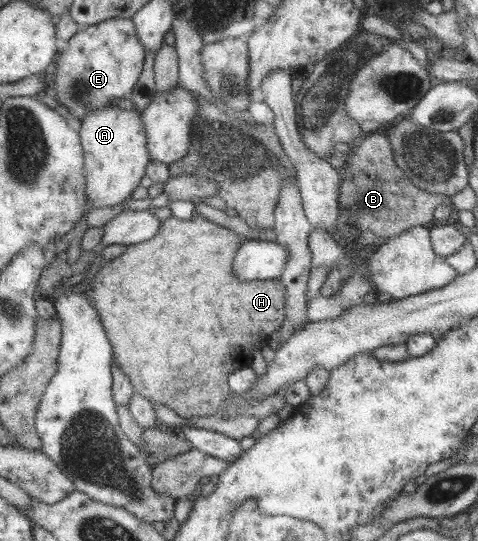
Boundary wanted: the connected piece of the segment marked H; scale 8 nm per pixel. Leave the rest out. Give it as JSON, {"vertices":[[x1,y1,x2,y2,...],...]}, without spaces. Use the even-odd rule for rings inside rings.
{"vertices":[[197,213,191,216,189,221,181,221,170,216,164,222,161,222,155,237,135,245,126,246,127,248,118,258,101,264,97,273,92,276,90,279,92,284,91,297,93,298,93,305,95,305,94,308,103,325,103,330,106,332,106,337,111,345,113,362,129,379,134,394,139,394,139,396,143,396,143,398,150,400,152,403,155,402,155,404,166,406,169,410,173,410,177,416,183,418,218,414,223,400,232,394,228,385,229,374,239,368,250,367,253,348,259,342,267,342,270,334,281,326,285,316,283,311,284,287,280,284,280,281,278,279,251,280,251,282,239,284,239,280,231,276,232,261,242,242,243,239,231,230,212,224]]}

